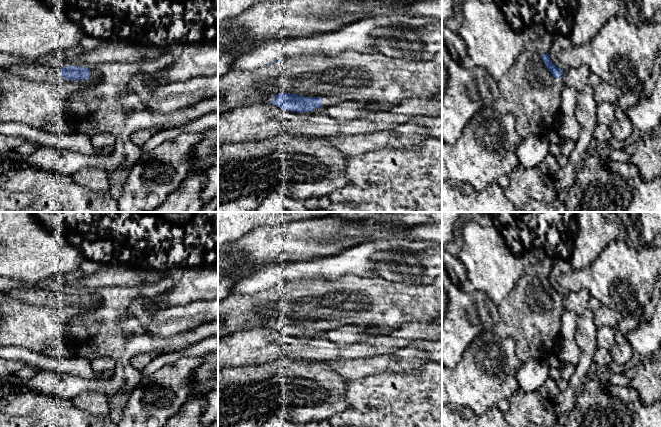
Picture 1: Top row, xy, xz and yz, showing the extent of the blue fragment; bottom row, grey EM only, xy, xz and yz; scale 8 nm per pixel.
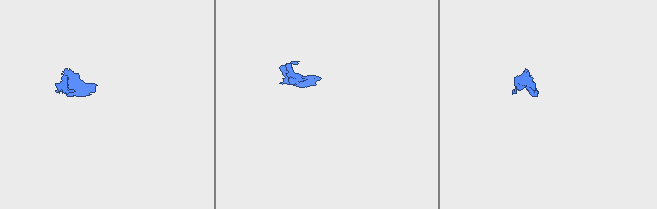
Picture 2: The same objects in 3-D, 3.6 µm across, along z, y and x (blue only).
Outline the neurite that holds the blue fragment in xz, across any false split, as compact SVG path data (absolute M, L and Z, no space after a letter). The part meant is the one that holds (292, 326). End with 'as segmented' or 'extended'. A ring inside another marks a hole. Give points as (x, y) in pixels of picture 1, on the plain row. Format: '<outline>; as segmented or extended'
M278 317L270 327L291 336L309 336L322 330L322 321L304 321L298 318Z; as segmented

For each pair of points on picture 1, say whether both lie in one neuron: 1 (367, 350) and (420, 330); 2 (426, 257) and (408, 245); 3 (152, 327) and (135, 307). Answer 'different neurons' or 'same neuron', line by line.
1: same neuron
2: different neurons
3: different neurons

